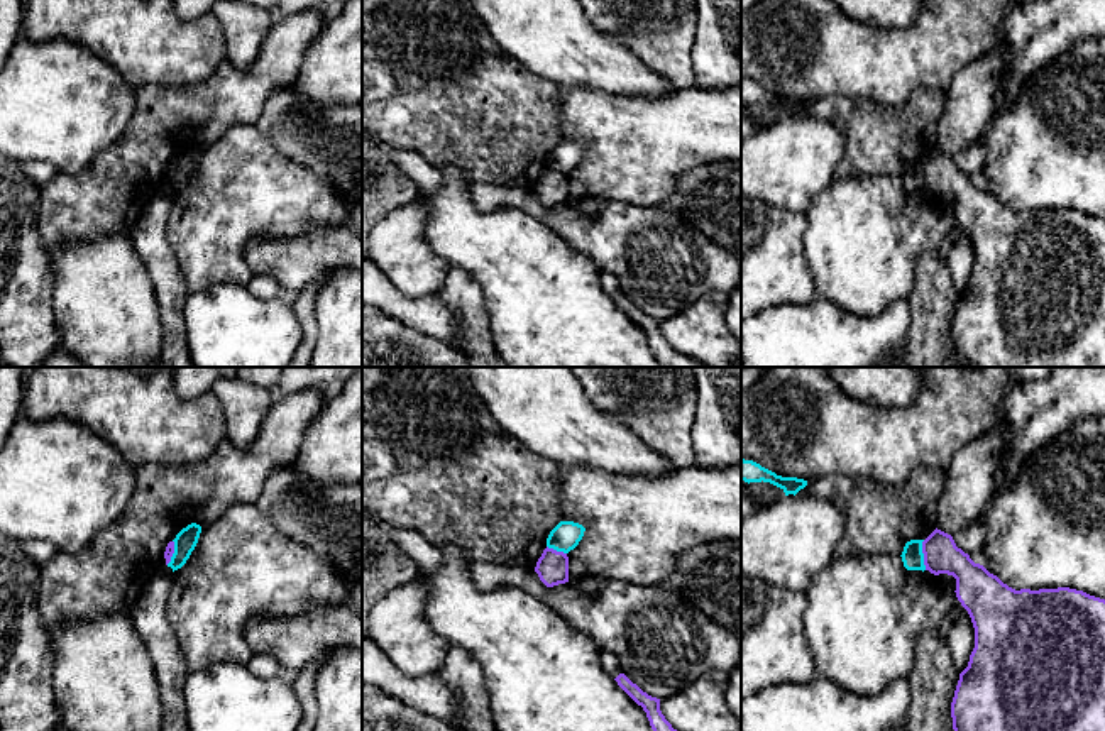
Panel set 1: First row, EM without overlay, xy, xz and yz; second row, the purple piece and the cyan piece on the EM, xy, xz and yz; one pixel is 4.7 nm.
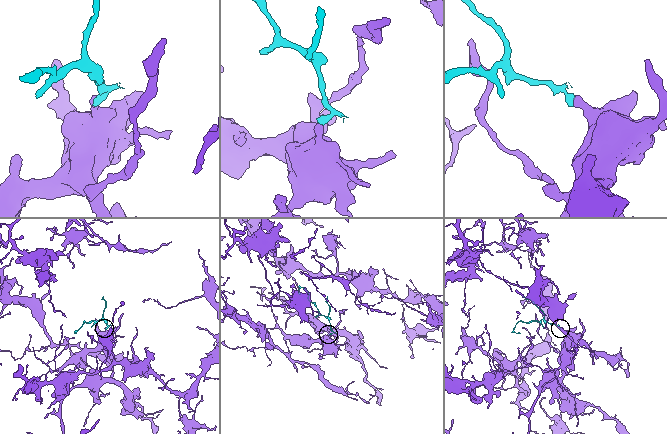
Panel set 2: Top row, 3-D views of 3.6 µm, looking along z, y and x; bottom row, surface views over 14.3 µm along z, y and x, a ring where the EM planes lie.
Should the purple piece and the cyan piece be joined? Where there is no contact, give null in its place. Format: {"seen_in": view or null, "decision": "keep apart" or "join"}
{"seen_in": "yz", "decision": "keep apart"}

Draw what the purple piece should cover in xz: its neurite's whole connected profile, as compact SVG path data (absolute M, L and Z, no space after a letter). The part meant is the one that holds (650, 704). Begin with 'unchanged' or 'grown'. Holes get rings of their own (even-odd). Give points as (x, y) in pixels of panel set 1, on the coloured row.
unchanged; M619 673L614 680L638 706L643 707L653 731L677 731L662 714L660 699L651 697L646 692L643 692L624 673Z

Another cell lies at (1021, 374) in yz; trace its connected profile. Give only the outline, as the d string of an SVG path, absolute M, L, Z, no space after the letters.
M1005 367L1017 382L1037 382L1051 376L1054 367Z

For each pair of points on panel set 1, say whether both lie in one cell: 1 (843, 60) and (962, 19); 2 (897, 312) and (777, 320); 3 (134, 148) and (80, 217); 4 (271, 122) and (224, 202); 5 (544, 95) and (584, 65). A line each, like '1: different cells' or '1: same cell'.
1: same cell
2: same cell
3: same cell
4: different cells
5: different cells

